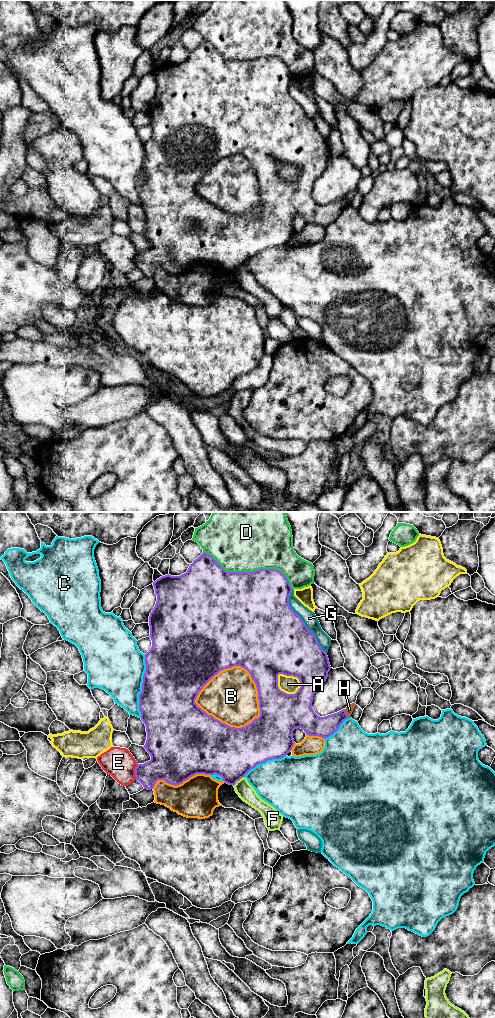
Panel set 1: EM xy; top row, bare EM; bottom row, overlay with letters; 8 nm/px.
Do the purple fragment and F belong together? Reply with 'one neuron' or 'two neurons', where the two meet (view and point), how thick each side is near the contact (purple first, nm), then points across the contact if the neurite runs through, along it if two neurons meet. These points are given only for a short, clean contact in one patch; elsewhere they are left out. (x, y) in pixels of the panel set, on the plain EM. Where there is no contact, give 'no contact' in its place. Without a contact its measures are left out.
two neurons; contact xy (238, 268); calibres 400 and 140 nm

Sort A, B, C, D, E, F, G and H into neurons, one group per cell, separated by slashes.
A / B / C / D / E / F / G / H

